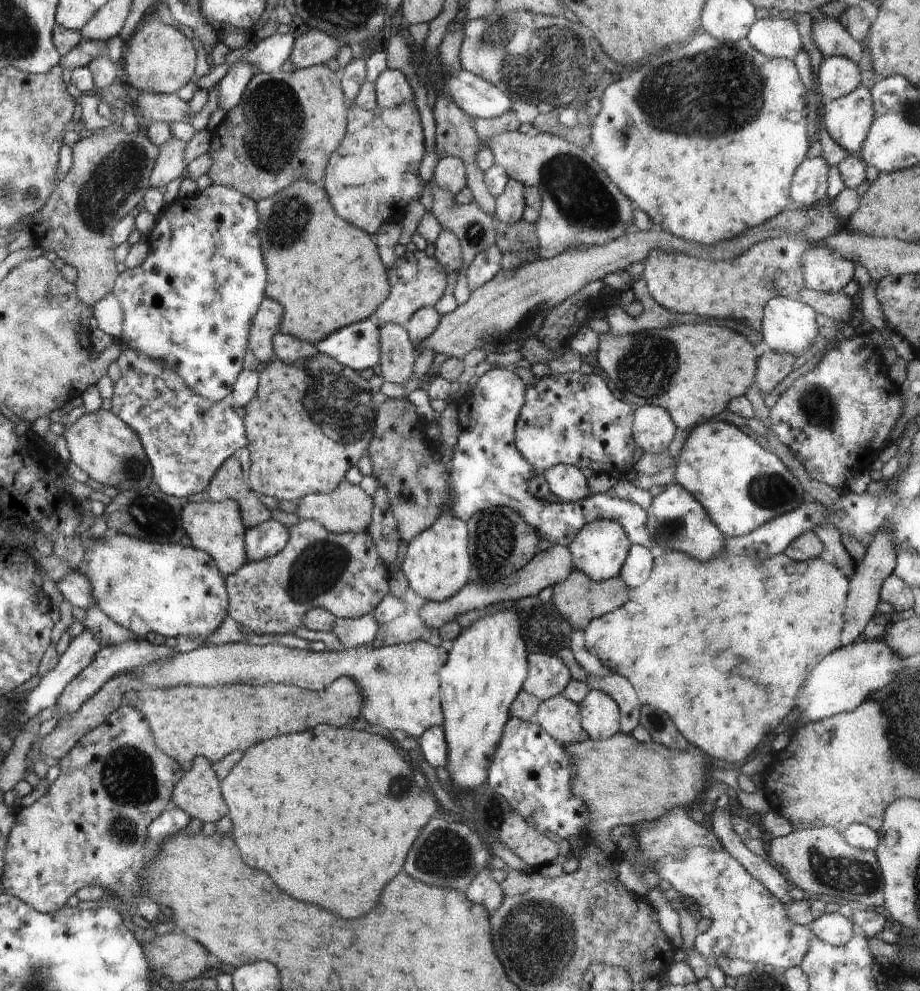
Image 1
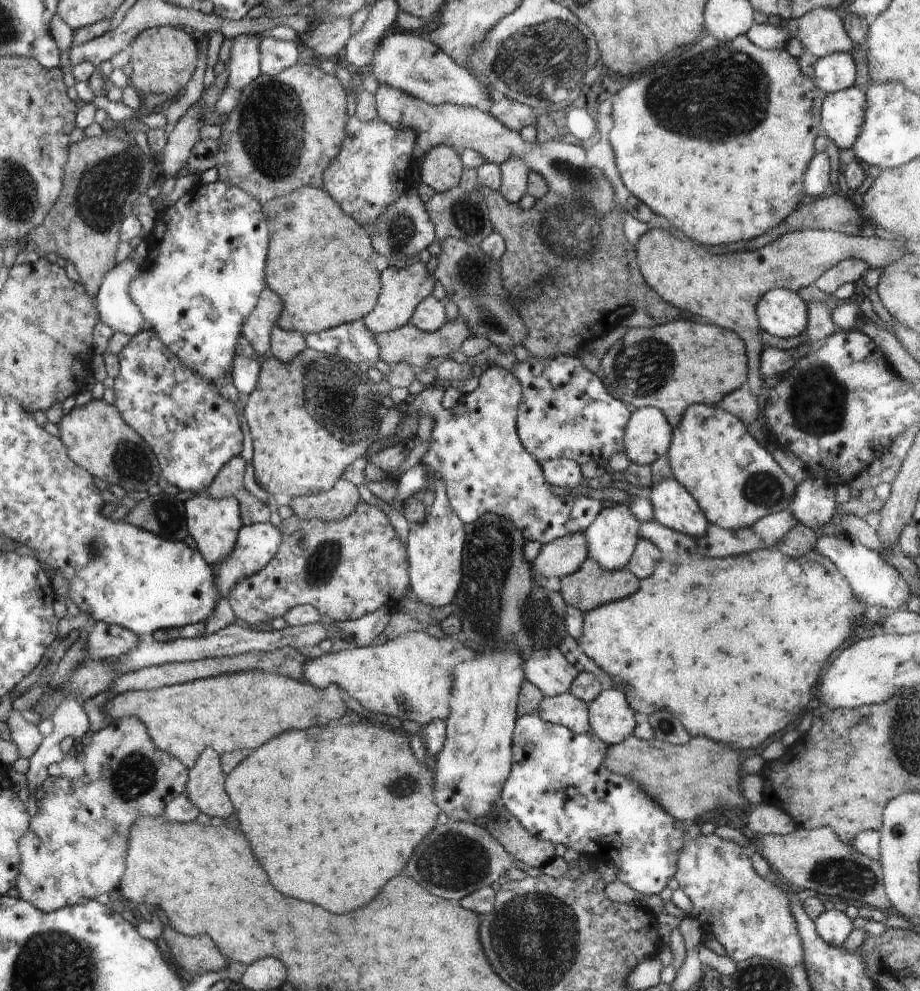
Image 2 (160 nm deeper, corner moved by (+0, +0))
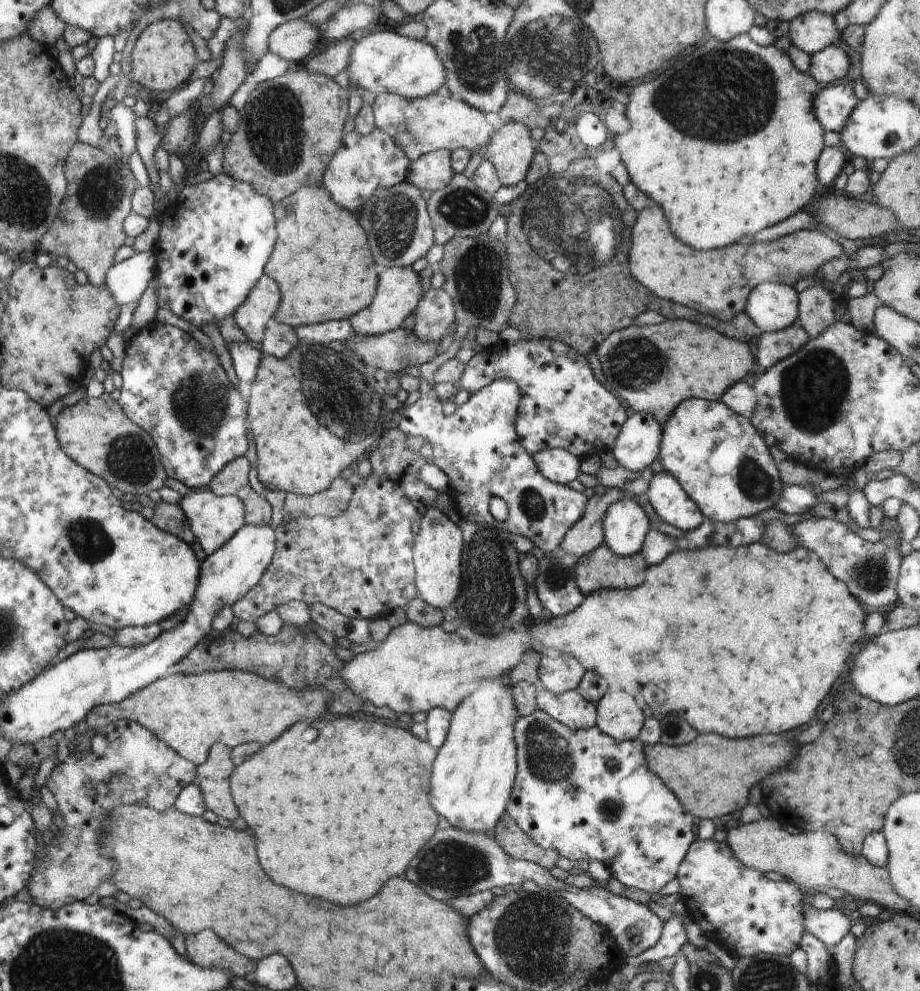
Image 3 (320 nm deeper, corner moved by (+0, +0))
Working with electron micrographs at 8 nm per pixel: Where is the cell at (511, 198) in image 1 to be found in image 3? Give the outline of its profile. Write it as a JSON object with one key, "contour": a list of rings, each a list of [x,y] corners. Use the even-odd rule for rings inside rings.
{"contour":[[[512,121],[504,123],[495,130],[495,136],[487,146],[486,158],[495,165],[502,184],[512,186],[524,181],[530,172],[531,162],[535,158],[536,145],[532,139],[531,129],[524,123]]]}

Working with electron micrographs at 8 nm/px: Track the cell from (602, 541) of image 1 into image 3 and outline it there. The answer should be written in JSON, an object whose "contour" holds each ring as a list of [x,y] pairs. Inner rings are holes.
{"contour":[[[624,498],[612,503],[603,518],[605,542],[612,552],[626,556],[640,553],[650,520],[636,499]]]}

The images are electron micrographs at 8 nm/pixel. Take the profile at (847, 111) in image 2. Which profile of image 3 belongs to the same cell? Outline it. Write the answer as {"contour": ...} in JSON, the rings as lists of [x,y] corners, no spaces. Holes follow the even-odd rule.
{"contour":[[[848,80],[826,85],[813,100],[816,118],[825,131],[841,133],[859,101]]]}

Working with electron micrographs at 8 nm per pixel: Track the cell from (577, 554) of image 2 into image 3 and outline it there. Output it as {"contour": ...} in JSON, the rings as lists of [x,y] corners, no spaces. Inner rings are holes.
{"contour":[[[609,488],[602,495],[592,496],[582,520],[572,526],[560,547],[578,558],[598,548],[605,542],[603,518],[608,507],[624,498],[626,492],[621,488]]]}

